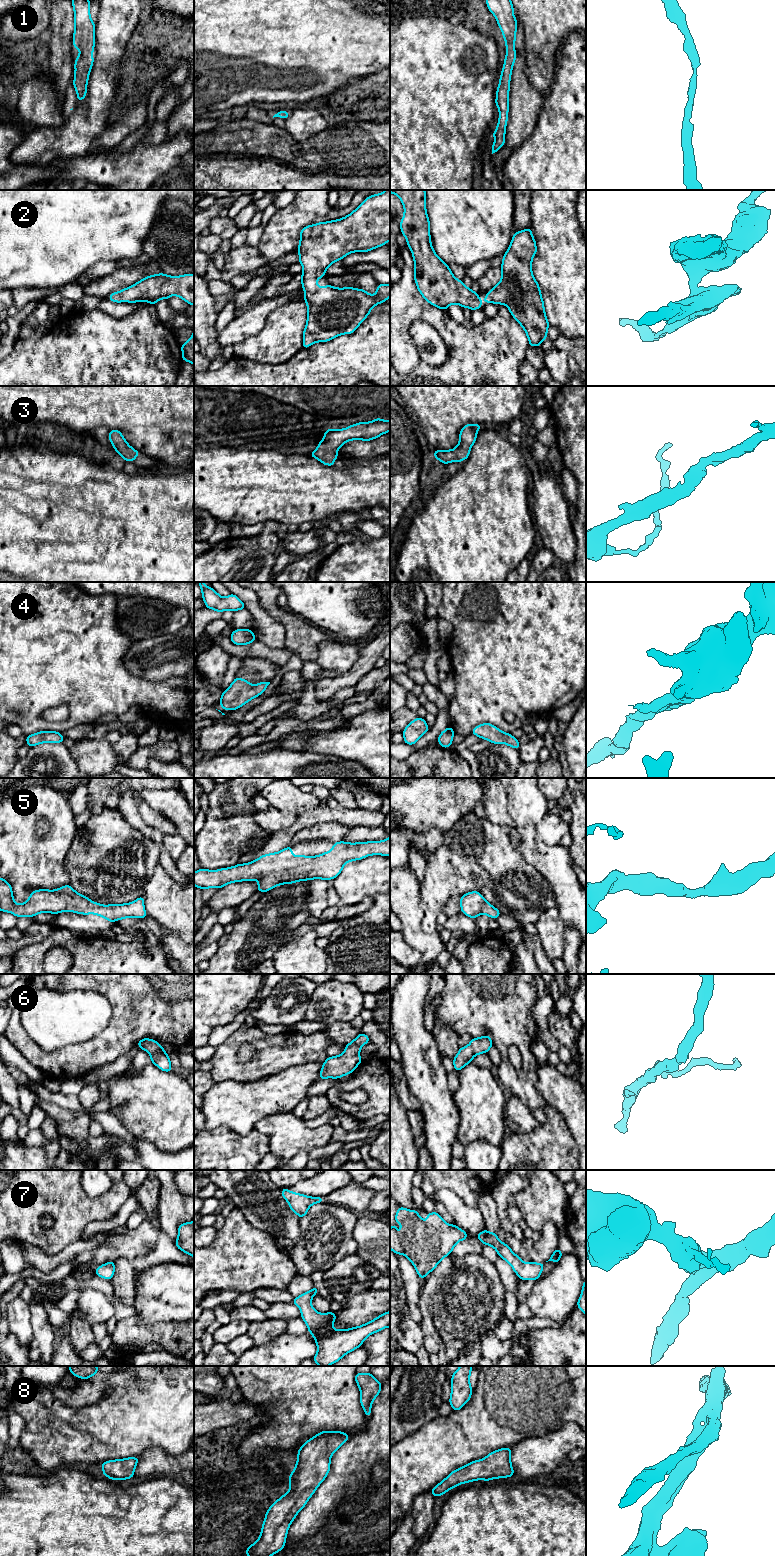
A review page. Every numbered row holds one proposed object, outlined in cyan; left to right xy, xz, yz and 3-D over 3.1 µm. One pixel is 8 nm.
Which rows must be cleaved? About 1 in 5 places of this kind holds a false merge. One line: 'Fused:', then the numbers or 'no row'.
Fused: no row

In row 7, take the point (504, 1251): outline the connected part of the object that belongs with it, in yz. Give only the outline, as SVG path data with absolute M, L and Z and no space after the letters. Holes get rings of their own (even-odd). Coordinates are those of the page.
M486 1229L480 1232L477 1237L483 1244L492 1246L498 1253L499 1257L506 1260L517 1276L522 1280L537 1280L541 1275L544 1263L528 1262L524 1263L519 1255L515 1255L511 1248L501 1242L496 1233L489 1232Z

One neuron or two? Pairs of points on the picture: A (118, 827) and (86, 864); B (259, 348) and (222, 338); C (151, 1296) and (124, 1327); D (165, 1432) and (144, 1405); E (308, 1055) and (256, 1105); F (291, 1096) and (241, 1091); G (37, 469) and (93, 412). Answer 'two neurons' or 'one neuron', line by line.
A: one neuron
B: two neurons
C: two neurons
D: one neuron
E: two neurons
F: one neuron
G: two neurons

